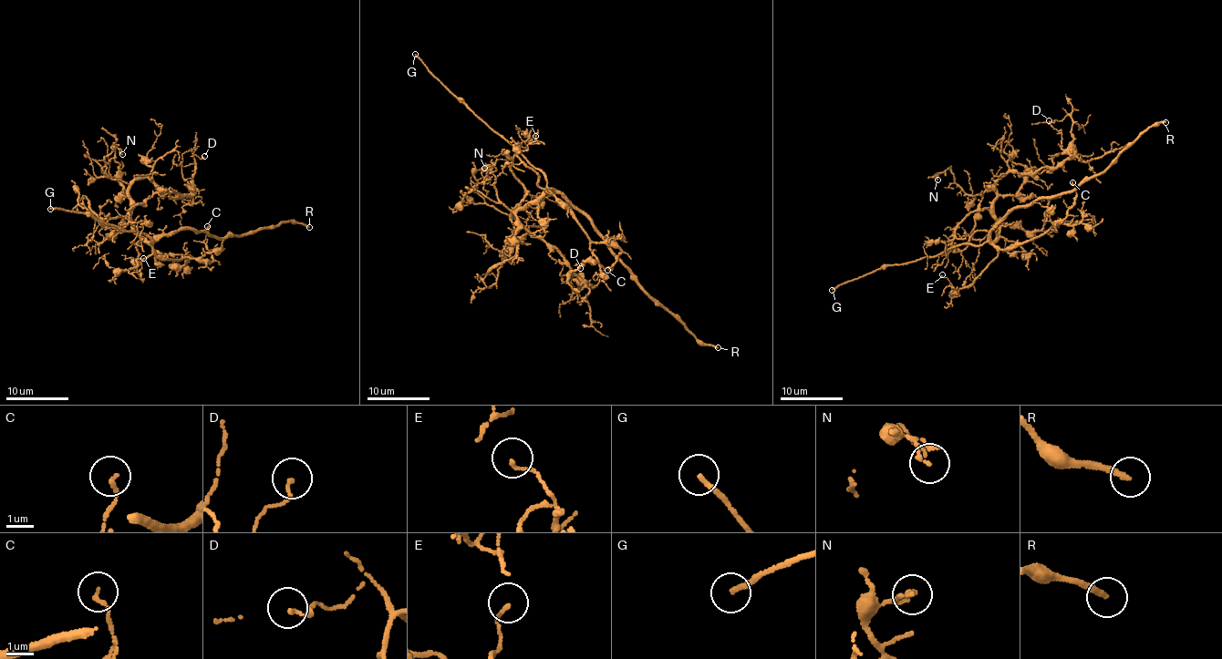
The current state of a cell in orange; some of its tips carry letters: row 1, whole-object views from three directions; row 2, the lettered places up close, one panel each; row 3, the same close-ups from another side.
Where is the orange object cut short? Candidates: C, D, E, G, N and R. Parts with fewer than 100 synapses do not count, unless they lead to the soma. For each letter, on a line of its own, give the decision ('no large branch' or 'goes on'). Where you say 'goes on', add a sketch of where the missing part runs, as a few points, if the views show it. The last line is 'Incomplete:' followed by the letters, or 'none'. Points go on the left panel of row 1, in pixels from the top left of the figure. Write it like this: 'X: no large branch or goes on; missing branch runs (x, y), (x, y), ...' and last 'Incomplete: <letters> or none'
C: no large branch
D: no large branch
E: no large branch
G: goes on
N: no large branch
R: goes on
Incomplete: G, R

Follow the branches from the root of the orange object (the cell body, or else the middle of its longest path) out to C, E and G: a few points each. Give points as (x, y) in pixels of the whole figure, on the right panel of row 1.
C: (990, 237), (1002, 249), (1022, 245), (1041, 236), (1058, 220), (1066, 216), (1075, 200), (1072, 182)
E: (990, 237), (998, 252), (996, 256), (970, 284), (953, 291), (949, 280), (942, 274)
G: (990, 237), (978, 246), (953, 246), (937, 256), (878, 269), (832, 290)

